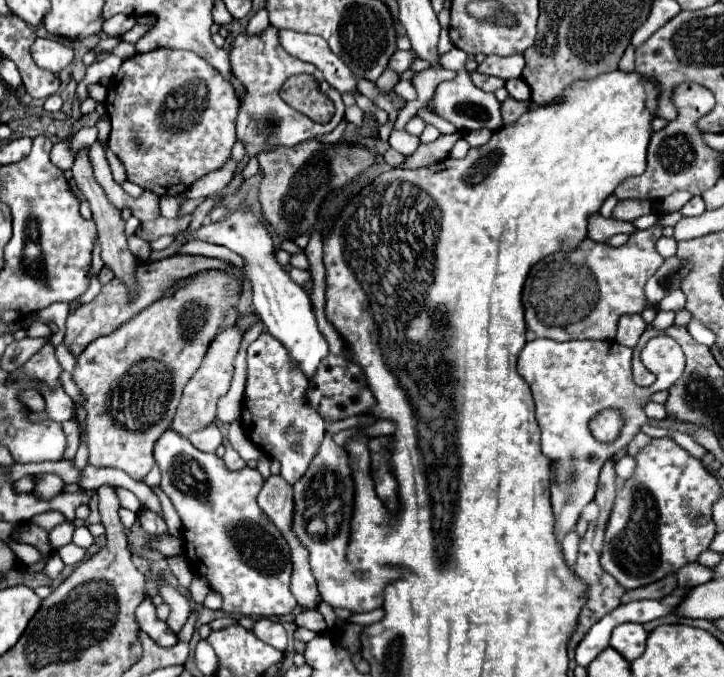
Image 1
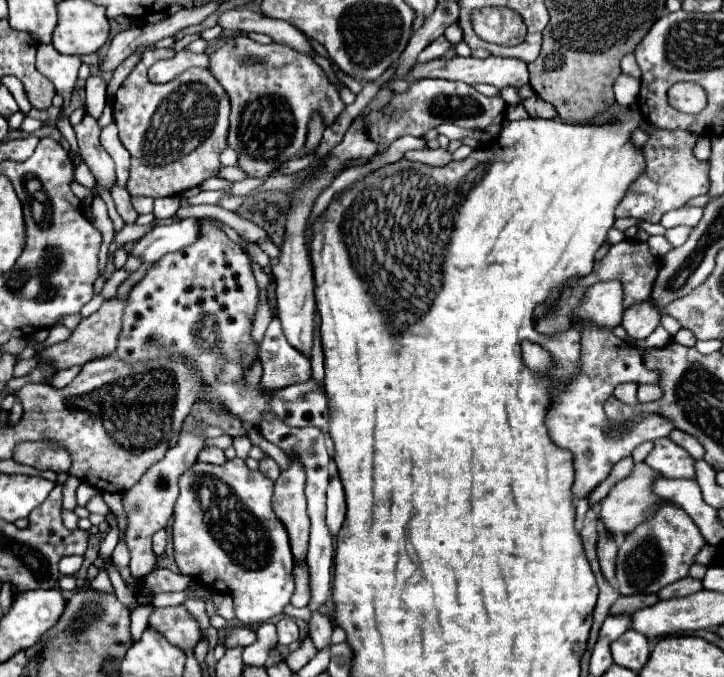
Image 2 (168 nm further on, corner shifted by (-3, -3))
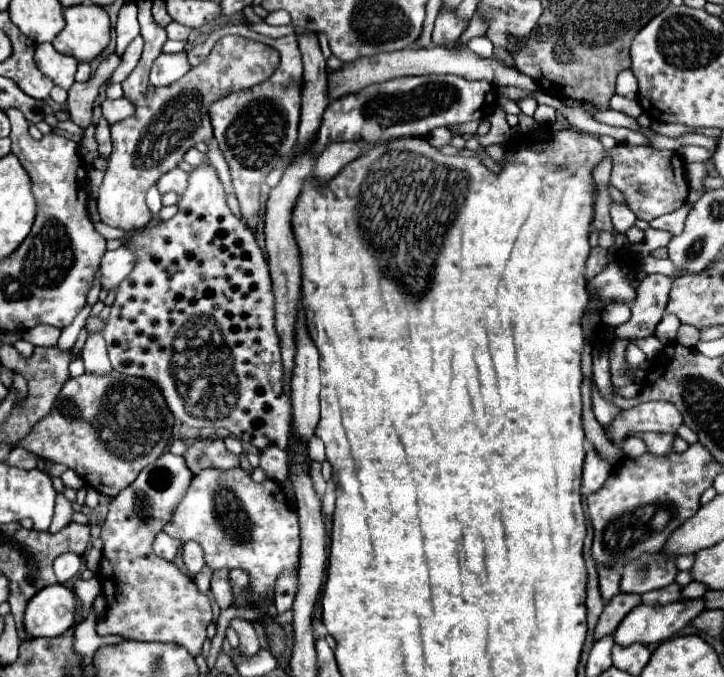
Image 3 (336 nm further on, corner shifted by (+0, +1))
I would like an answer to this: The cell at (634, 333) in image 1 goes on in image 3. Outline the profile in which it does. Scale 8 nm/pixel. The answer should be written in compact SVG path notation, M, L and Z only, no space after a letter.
M647 275L639 287L637 287L637 297L631 305L631 319L623 325L617 327L617 337L627 339L627 337L649 337L653 335L657 323L661 321L665 313L665 305L669 299L673 279L667 275Z

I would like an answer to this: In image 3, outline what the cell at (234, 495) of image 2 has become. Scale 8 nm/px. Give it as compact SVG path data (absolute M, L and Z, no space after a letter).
M239 467L231 471L207 469L193 477L187 495L175 509L173 521L165 525L165 533L179 541L201 543L205 563L213 569L239 567L249 571L249 583L263 601L273 593L279 571L297 563L301 545L297 513L289 507L283 487L269 479L255 483Z

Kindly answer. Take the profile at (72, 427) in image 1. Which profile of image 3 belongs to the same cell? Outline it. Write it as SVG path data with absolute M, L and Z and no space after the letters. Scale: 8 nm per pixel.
M15 447L7 459L5 459L7 465L11 467L19 467L19 469L35 469L37 467L37 457L31 455L29 451L25 451L23 447Z

